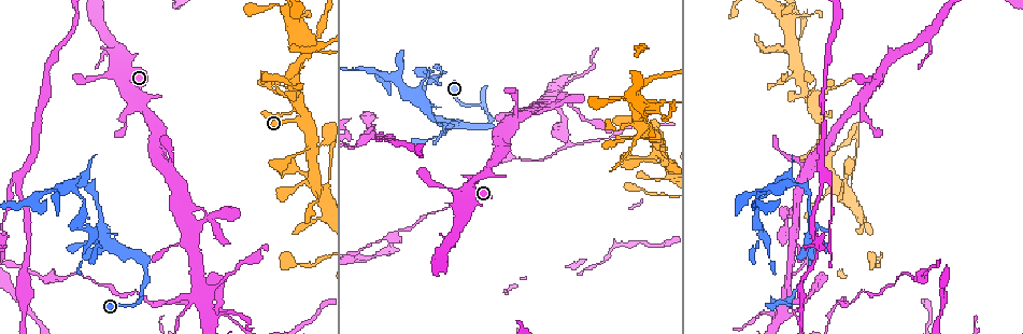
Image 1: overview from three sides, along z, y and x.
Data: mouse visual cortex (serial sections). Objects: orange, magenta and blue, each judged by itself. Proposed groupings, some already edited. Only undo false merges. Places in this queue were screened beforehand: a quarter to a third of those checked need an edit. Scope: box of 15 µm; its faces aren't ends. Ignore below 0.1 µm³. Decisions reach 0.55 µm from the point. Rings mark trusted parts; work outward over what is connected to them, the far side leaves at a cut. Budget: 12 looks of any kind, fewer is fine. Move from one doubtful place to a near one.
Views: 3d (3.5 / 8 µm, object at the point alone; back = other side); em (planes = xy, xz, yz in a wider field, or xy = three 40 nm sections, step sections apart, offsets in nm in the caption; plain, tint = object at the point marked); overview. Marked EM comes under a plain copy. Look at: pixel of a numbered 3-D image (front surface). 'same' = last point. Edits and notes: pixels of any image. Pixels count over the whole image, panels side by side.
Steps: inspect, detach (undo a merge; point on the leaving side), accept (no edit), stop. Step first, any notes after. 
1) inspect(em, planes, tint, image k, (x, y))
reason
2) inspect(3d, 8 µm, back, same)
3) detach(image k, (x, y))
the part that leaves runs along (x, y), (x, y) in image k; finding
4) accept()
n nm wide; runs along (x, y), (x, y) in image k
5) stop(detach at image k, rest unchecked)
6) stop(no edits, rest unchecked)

inspect(3d, 8 µm, image 1, (137, 298))
sharp bend

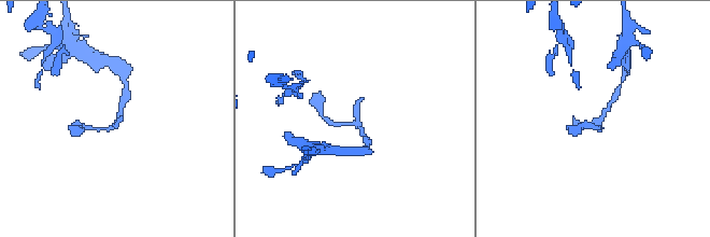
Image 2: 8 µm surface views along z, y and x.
inspect(3d, 3.5 µm, image 2, (358, 126))
closer look

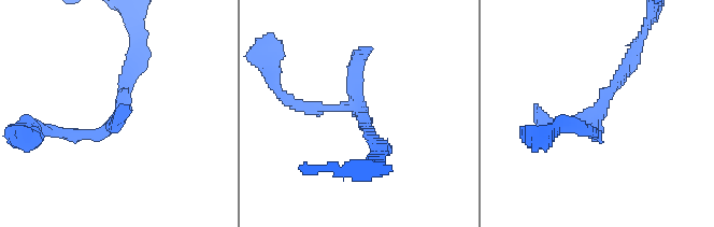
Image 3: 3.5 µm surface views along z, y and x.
inspect(em, xy, step 2, tint, image 3, (595, 120))
shape alone is not enough

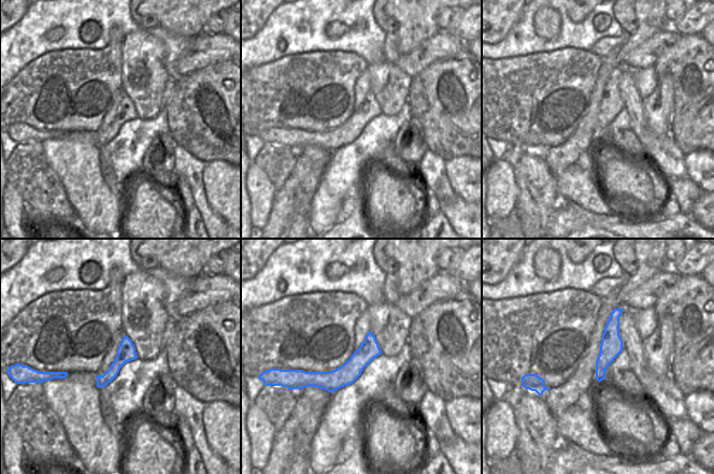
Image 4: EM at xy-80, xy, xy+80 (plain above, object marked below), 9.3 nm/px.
accept()
runs along (372, 339), (342, 376), (308, 375) in image 4; continuous, no second cell

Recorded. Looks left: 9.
inspect(3d, 3.5 µm, back, image 1, (444, 127))
calibre changes

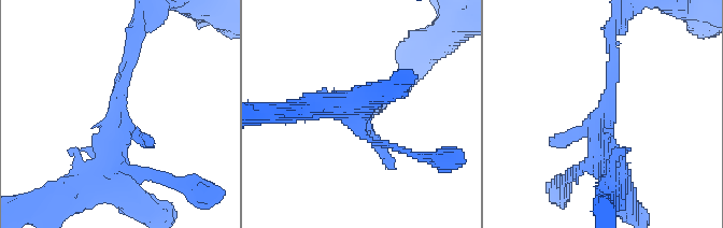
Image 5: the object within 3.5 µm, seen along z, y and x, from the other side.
inspect(em, planes, tint, image 5, (112, 116))

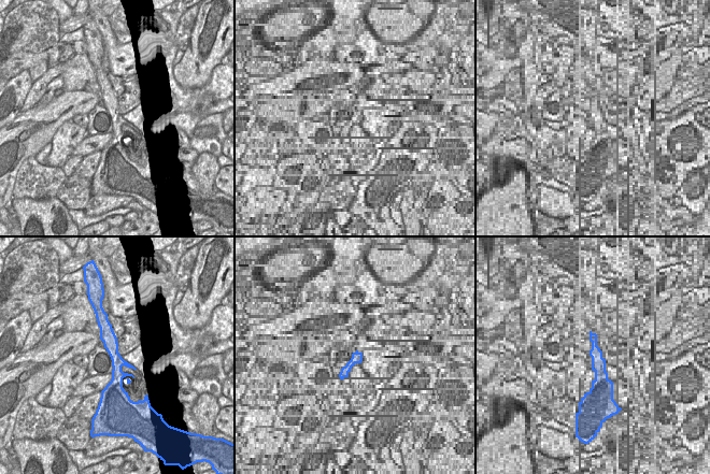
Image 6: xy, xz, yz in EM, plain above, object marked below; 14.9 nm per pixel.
accept()
runs along (107, 324), (116, 358), (111, 391) in image 6; all the same cell

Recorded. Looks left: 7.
inspect(3d, 3.5 µm, image 1, (427, 70))
calibre changes

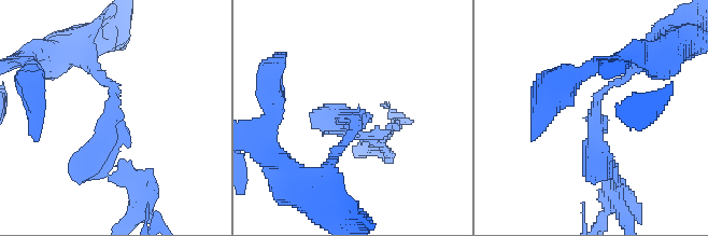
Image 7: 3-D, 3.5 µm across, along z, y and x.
inspect(em, xy, step 5, tint, image 7, (114, 112))
shape alone is not enough

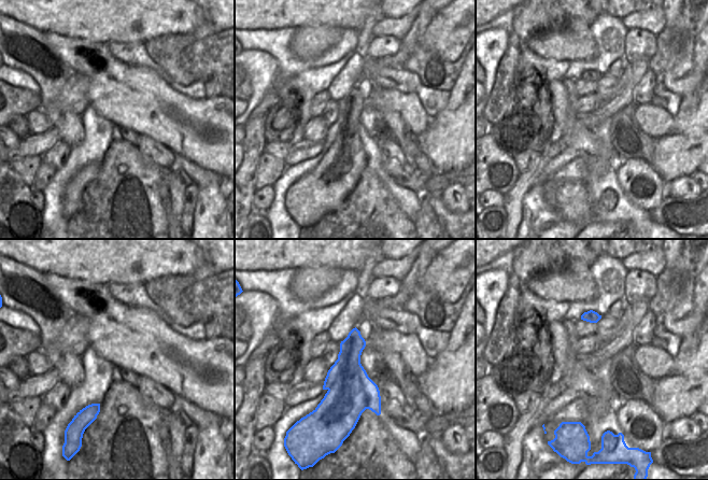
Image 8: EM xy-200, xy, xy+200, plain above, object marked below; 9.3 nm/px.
detach(image 7, (95, 165))
arms of 150, 350 nm; border along (347, 362), (359, 379), (368, 408) in image 8; two cells meet here

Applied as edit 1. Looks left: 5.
inspect(3d, 3.5 µm, image 1, (200, 288))
four-way junction

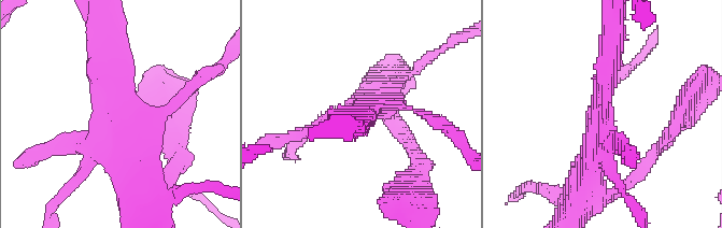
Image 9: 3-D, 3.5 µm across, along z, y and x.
inspect(em, xy, step 1, tint, image 9, (120, 113))

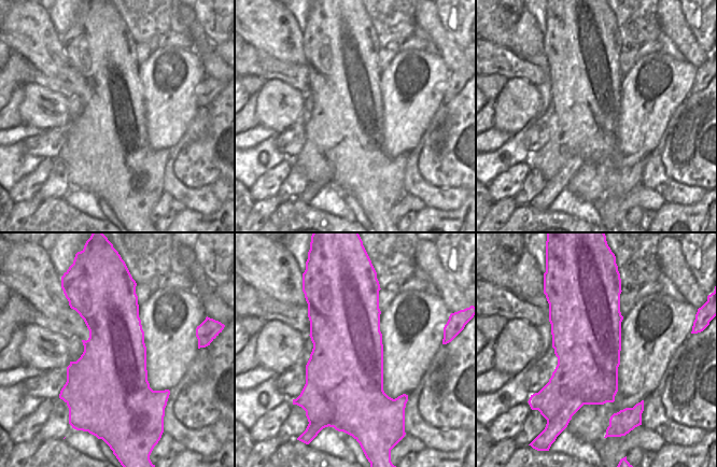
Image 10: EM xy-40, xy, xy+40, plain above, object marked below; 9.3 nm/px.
inspect(em, xy, step 3, tint, same)
another direction

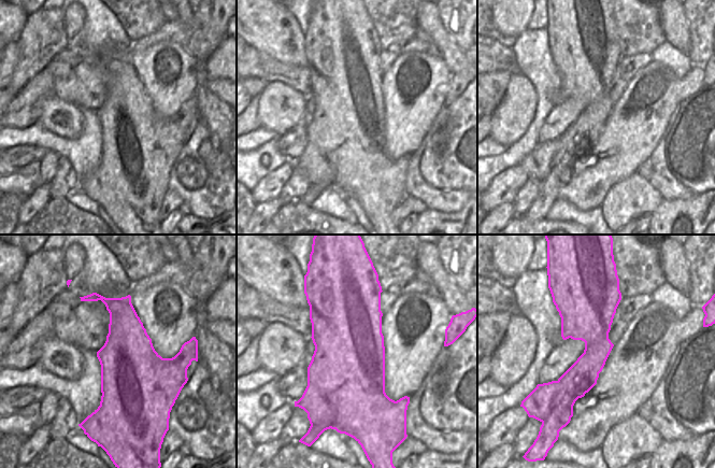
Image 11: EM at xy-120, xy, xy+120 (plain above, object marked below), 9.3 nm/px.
detach(image 9, (65, 189))
the part that leaves runs along (109, 139), (48, 208), (48, 215) in image 9; a second cell is stuck on

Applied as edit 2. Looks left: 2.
stop(detach at image 7, detach at image 9, rest unchecked)

